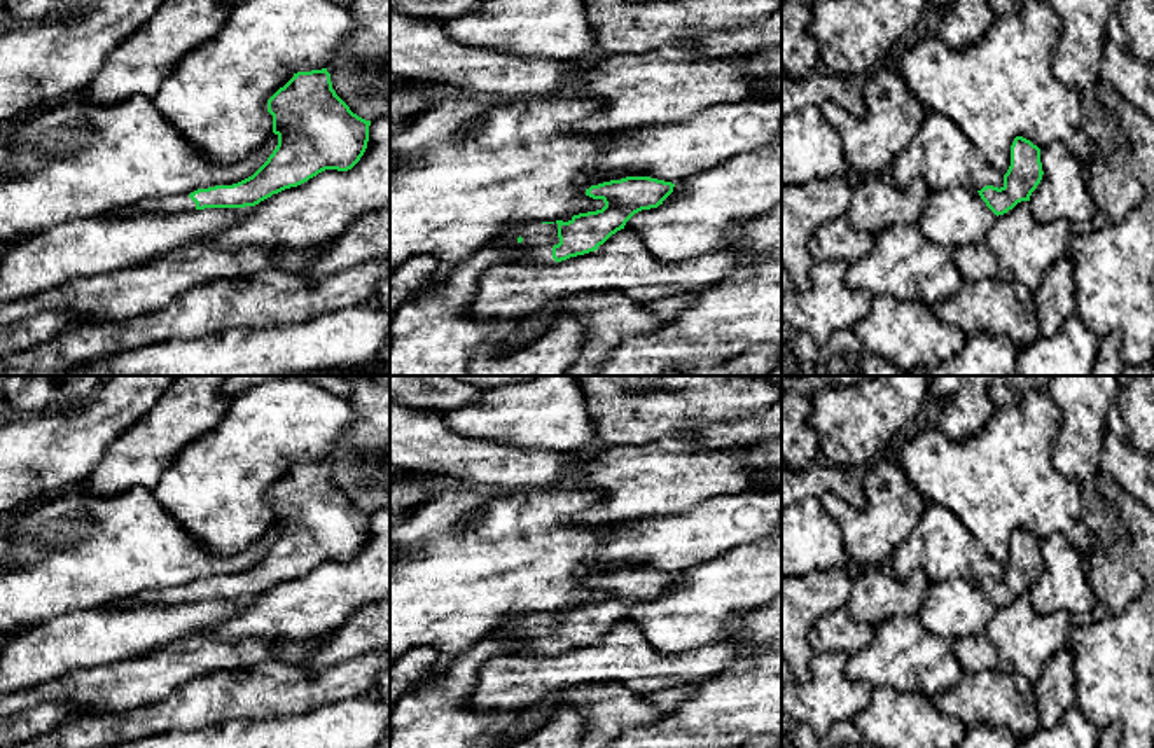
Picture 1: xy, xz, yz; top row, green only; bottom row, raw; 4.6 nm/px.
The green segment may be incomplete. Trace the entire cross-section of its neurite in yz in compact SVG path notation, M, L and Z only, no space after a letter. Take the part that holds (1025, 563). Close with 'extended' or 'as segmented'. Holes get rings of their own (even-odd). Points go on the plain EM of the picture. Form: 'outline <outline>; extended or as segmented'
outline M1023 528L1011 537L1011 558L1004 566L1004 577L986 577L979 584L986 598L998 608L1021 592L1030 592L1032 584L1042 571L1040 540Z; as segmented

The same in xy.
outline M327 460L294 465L268 491L268 503L278 537L252 568L189 587L138 594L115 608L255 598L325 561L351 561L367 540L371 512L353 505L336 486Z; extended

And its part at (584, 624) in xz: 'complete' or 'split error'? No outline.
split error

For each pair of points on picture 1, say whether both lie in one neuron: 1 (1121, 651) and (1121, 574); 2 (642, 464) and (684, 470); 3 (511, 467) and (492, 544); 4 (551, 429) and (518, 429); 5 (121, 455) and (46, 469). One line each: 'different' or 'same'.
1: different
2: same
3: different
4: same
5: different

